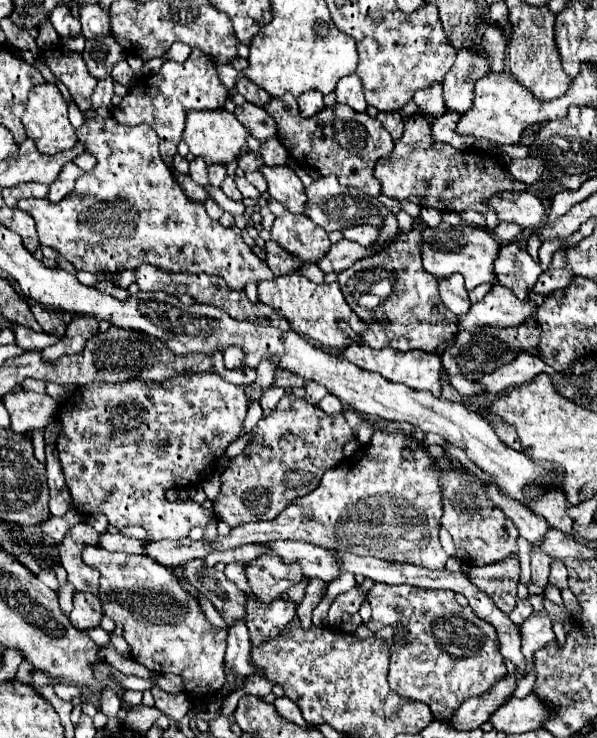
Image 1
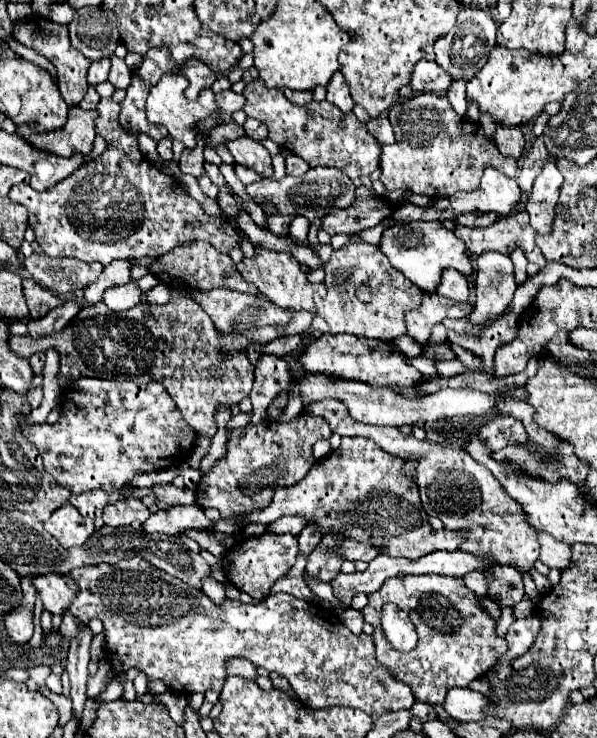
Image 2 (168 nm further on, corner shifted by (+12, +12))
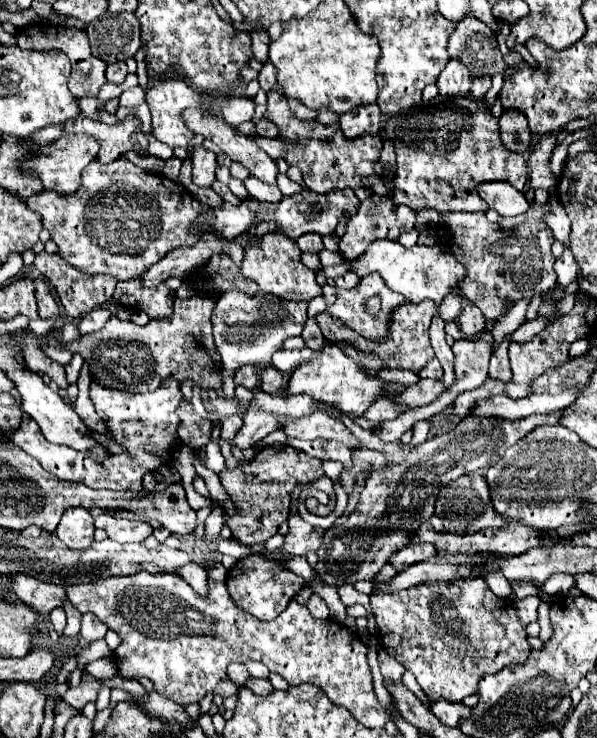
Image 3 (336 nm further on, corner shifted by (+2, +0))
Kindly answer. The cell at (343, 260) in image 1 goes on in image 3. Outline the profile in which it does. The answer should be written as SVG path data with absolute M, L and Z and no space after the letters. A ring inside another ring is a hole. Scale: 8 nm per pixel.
M508 182L478 184L478 194L488 208L496 210L500 216L518 216L530 208L526 196Z

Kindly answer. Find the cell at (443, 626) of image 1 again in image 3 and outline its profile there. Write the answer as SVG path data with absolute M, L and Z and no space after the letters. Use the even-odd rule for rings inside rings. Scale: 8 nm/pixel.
M482 578L458 580L450 584L420 584L418 588L398 594L370 594L370 604L384 650L416 676L430 700L444 698L448 702L460 702L462 698L476 694L482 674L498 672L512 662L522 664L530 654L528 634L516 616L516 602L498 598Z

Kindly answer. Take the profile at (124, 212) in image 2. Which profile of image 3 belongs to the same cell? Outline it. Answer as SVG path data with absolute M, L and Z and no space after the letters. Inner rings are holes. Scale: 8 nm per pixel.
M94 160L94 162L90 162L88 168L82 172L82 186L80 186L74 194L70 194L70 196L58 196L58 192L42 190L42 192L30 196L30 198L26 200L26 204L28 204L34 212L42 214L42 224L44 224L44 228L52 234L52 240L58 244L60 256L62 256L68 264L72 264L74 268L78 268L78 270L82 270L82 272L88 272L88 274L112 274L112 276L118 278L118 280L130 280L130 278L134 278L134 276L144 274L152 264L156 264L160 258L164 258L170 250L174 250L174 248L178 248L178 246L192 246L192 244L196 244L196 242L198 242L198 236L192 236L192 234L190 234L190 226L192 226L192 222L196 220L196 216L202 214L202 210L206 210L206 206L200 204L200 202L198 202L184 186L180 186L178 182L168 180L168 178L162 176L162 174L146 172L146 170L142 170L142 168L134 166L134 164L130 164L128 160L116 160L116 162L112 162L112 164L98 164L98 160Z

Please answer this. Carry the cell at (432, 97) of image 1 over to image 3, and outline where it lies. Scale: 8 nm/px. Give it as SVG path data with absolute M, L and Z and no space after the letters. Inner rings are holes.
M450 60L446 68L440 72L436 84L442 96L464 96L470 90L472 76L470 70L460 60Z

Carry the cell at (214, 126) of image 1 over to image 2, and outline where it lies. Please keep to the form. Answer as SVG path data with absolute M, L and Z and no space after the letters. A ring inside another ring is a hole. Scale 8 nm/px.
M162 76L160 82L156 86L152 86L150 94L148 94L148 102L146 102L146 116L150 122L162 124L168 128L170 136L180 140L186 148L196 148L196 136L200 134L198 124L206 122L206 118L216 114L216 100L214 100L214 92L210 88L206 88L204 92L200 92L198 100L188 100L184 96L184 88L188 86L188 80L184 76Z

